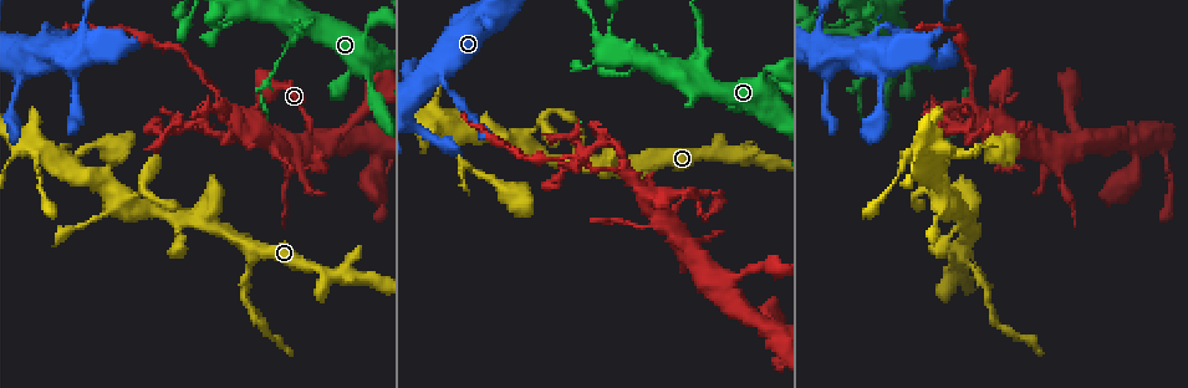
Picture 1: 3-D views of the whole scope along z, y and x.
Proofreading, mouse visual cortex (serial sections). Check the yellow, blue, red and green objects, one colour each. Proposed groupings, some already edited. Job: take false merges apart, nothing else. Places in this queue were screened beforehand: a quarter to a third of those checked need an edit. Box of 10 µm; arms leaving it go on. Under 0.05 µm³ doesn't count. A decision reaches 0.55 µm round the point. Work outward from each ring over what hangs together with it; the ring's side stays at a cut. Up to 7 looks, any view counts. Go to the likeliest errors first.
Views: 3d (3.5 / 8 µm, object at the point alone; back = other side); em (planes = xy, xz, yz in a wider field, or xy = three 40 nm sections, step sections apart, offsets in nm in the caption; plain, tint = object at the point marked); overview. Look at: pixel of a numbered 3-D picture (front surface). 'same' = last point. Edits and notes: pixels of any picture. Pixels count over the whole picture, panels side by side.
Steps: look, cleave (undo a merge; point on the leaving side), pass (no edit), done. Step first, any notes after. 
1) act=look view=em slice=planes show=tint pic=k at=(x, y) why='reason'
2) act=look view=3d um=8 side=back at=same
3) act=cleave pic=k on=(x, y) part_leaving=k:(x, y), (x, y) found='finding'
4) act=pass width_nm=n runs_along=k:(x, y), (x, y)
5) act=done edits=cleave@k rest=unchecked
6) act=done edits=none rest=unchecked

act=look view=3d um=3.5 pic=1 at=(975, 278) why='sudden change in width'

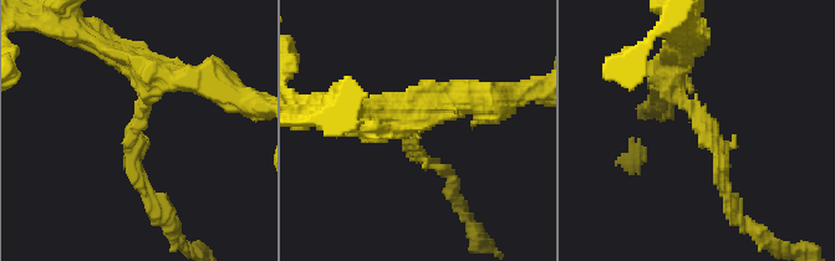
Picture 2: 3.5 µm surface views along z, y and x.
act=look view=em slice=xy step=5 show=tint pic=2 at=(414, 137) arm_widths_nm=150,350

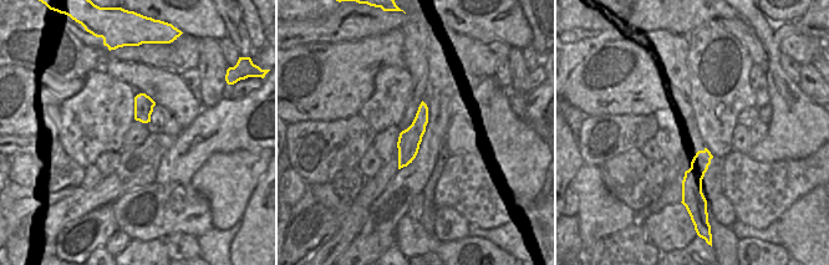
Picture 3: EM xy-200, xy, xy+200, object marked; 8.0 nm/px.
act=cleave pic=2 on=(149, 203) part_leaving=2:(136, 155), (143, 194), (182, 244) found='a second cell is stuck on'

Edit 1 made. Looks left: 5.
act=look view=overview

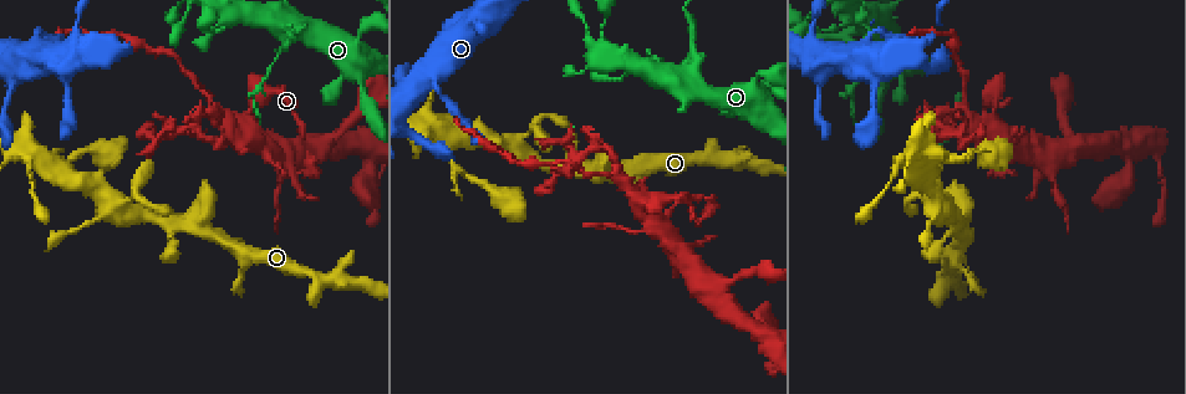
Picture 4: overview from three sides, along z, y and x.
act=look view=3d um=3.5 pic=4 at=(296, 28) why='four or more arms meet'

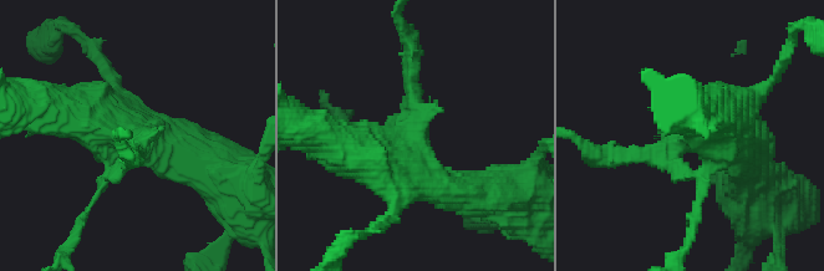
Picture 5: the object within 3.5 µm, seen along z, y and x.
act=look view=em slice=xy step=1 show=tint pic=5 at=(412, 147)

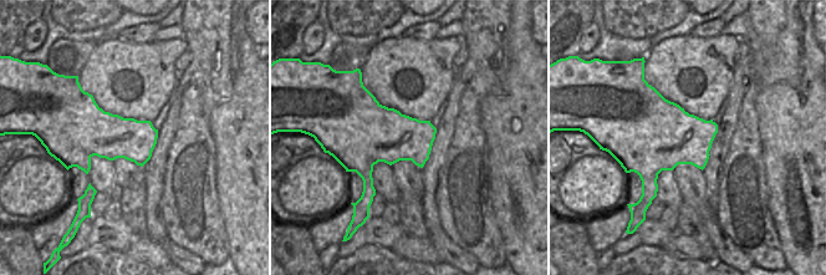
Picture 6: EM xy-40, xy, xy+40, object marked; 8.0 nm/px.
act=cleave pic=5 on=(701, 190) found='a second cell is stuck on'

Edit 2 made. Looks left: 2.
act=done edits=cleave@2,cleave@5 rest=unchecked

